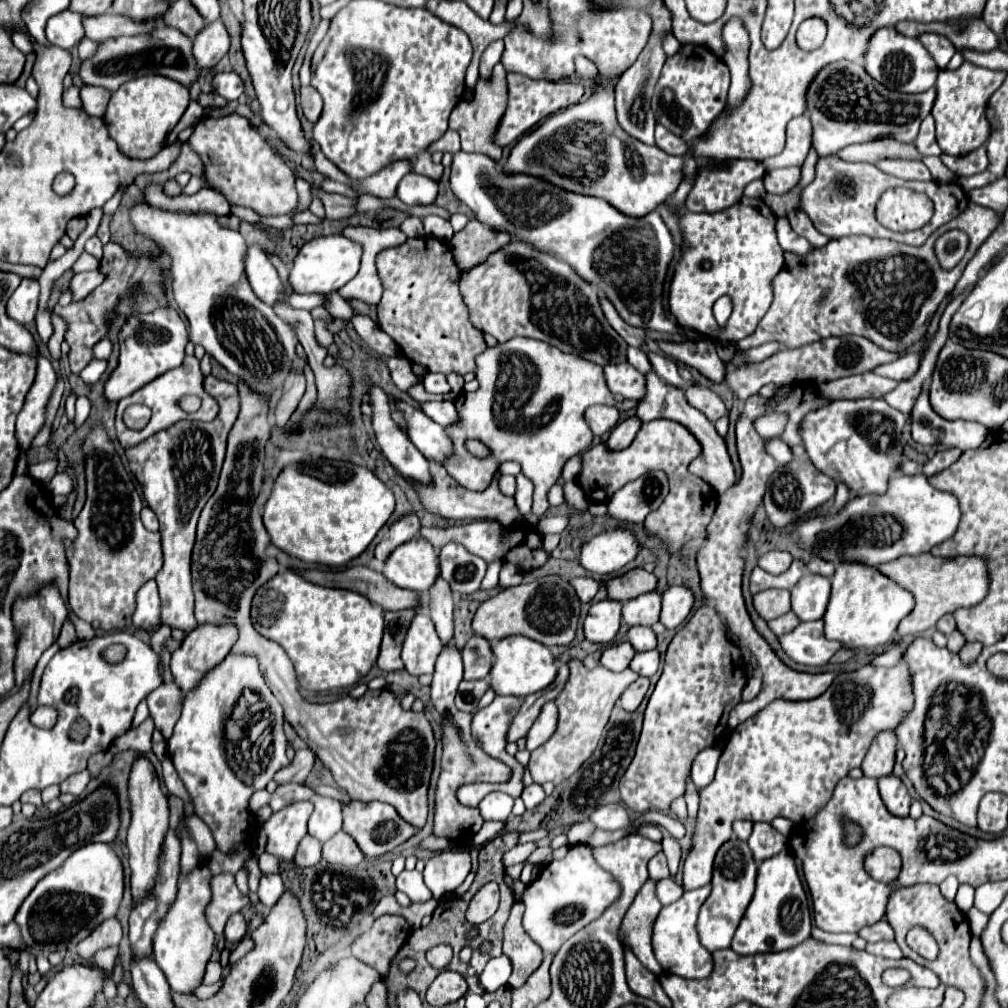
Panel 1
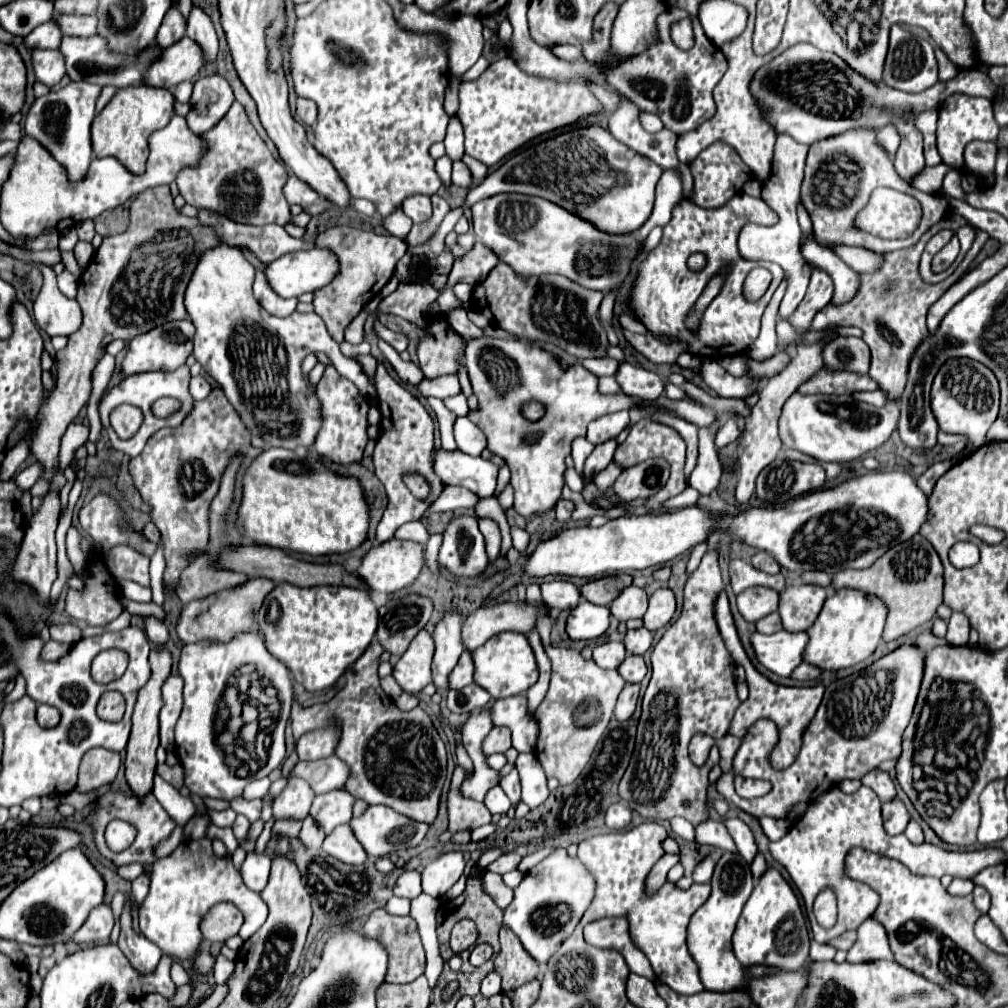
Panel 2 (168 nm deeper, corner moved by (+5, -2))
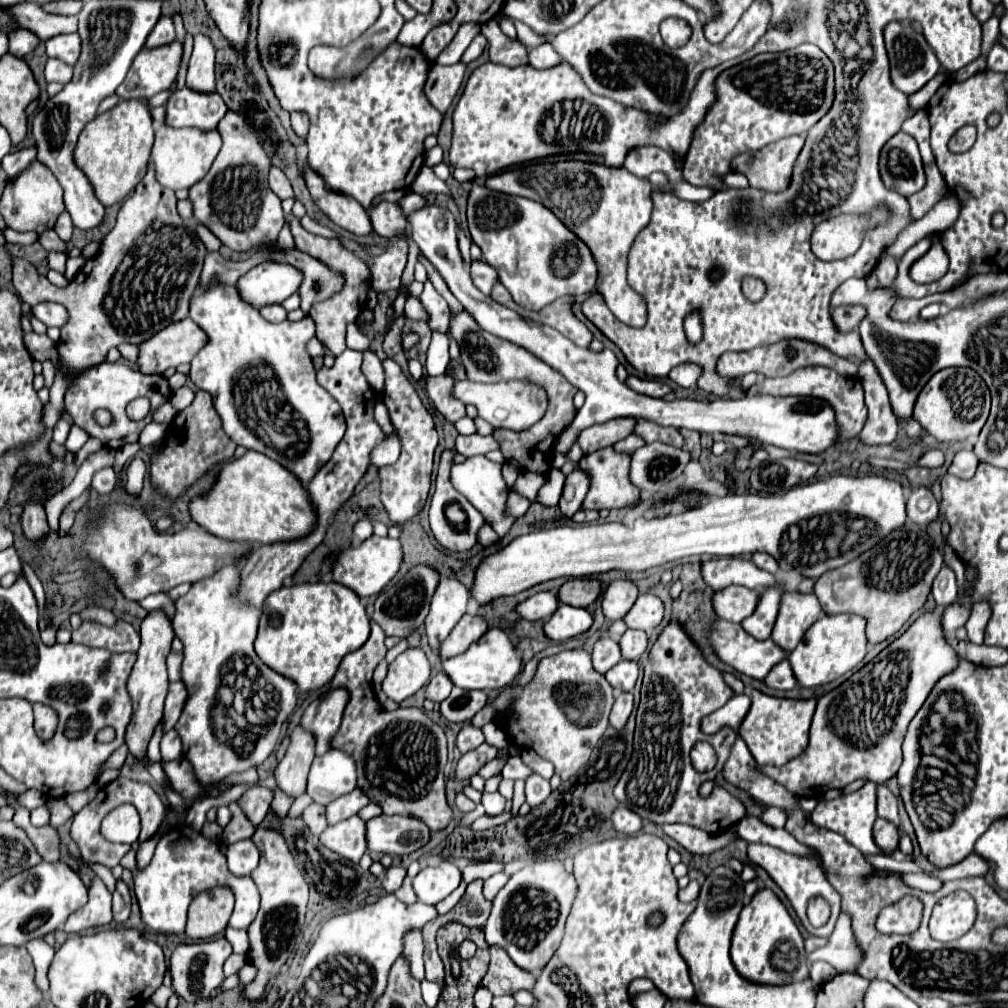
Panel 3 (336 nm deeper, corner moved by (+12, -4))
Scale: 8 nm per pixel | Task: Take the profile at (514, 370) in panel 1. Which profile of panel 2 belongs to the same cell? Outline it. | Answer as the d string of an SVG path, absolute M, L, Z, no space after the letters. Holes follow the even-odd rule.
M484 335L480 339L468 341L466 351L464 351L464 365L466 365L466 371L470 375L472 389L478 397L478 411L470 411L468 419L486 433L488 451L492 455L506 459L506 465L510 467L510 473L512 473L514 509L526 519L530 519L534 515L542 515L556 505L556 501L560 499L562 487L564 487L564 473L566 473L564 459L572 451L572 441L578 437L586 437L586 427L596 417L606 415L606 413L624 411L624 409L630 411L636 407L638 409L656 409L658 407L658 409L674 411L676 415L680 415L686 421L692 421L698 427L708 427L714 421L714 415L710 411L706 411L704 407L700 407L688 399L668 399L662 395L660 399L644 401L644 399L628 397L624 393L602 395L598 391L598 377L594 373L590 373L584 365L574 363L570 367L562 367L560 359L554 353L542 349L540 345L526 343L520 339L494 339L494 337ZM532 401L544 405L544 409L546 409L544 417L538 421L528 421L522 415L522 407L526 403L532 403Z

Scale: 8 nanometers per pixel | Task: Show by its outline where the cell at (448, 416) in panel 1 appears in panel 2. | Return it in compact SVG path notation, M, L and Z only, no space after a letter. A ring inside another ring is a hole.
M456 417L456 421L454 421L454 439L456 439L458 449L462 449L464 453L468 453L472 457L480 457L482 451L486 449L486 437L466 417Z

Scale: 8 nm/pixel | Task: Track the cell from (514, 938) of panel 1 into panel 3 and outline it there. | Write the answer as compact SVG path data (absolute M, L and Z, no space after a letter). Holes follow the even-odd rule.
M491 949L489 971L483 977L481 985L489 989L493 995L513 995L521 989L531 991L535 985L535 977L531 973L523 973L503 949Z

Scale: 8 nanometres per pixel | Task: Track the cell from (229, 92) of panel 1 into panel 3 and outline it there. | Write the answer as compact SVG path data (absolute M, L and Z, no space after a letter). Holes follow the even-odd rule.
M187 87L173 91L165 105L165 125L169 127L199 127L199 129L215 129L217 123L227 113L227 105L219 93L195 93Z

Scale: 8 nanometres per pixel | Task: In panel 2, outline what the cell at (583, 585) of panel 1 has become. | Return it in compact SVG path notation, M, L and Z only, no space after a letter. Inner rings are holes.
M570 581L542 583L542 599L554 609L574 609L580 603L580 589Z

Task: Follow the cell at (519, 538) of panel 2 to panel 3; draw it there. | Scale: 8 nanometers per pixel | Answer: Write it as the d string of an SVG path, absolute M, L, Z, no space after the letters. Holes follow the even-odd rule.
M483 455L471 457L451 469L451 483L455 483L455 489L459 489L459 493L469 499L469 503L485 517L485 523L489 523L499 537L503 537L511 529L515 517L505 517L509 487L501 475L501 463L493 463Z

